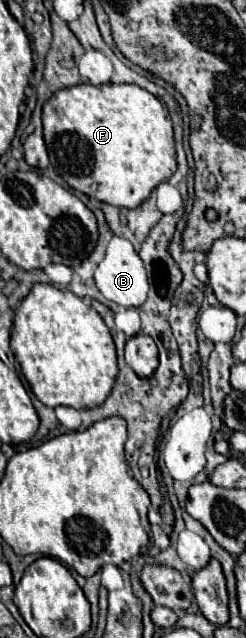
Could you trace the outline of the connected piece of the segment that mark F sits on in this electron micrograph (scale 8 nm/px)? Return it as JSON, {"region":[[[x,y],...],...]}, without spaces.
{"region":[[[76,84],[58,90],[42,108],[44,140],[50,154],[50,164],[58,176],[72,188],[90,198],[122,208],[140,206],[150,192],[166,182],[177,170],[176,150],[170,112],[148,90],[136,84]]]}

